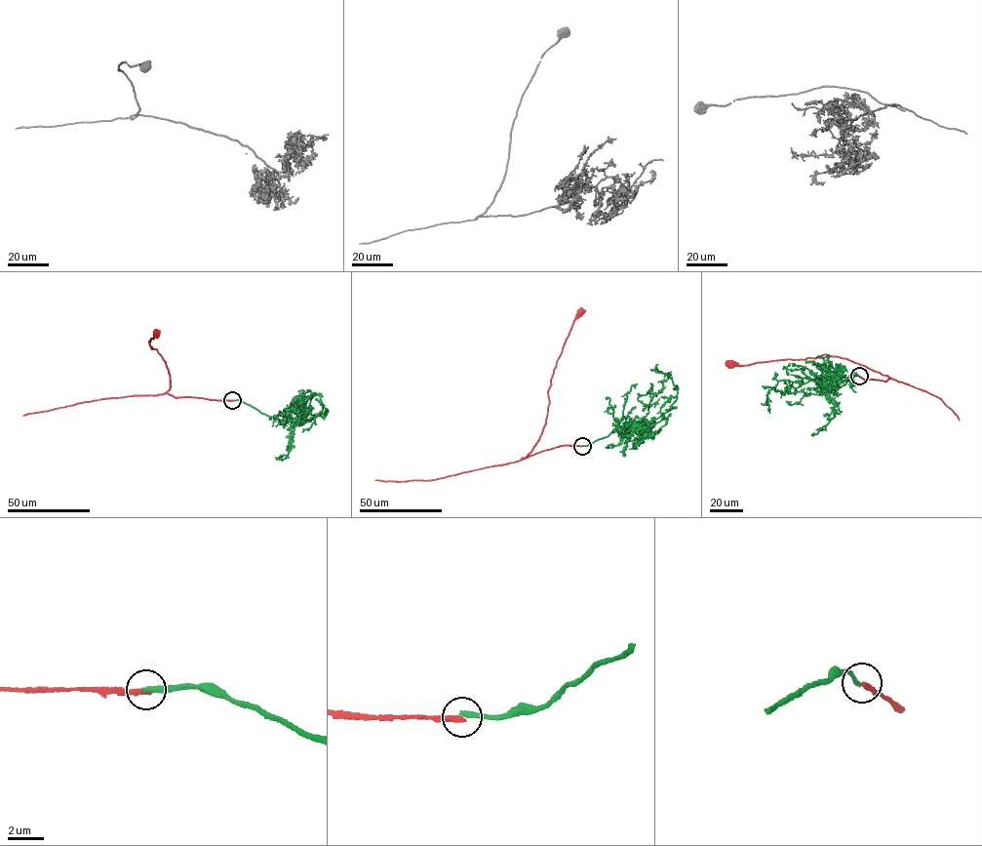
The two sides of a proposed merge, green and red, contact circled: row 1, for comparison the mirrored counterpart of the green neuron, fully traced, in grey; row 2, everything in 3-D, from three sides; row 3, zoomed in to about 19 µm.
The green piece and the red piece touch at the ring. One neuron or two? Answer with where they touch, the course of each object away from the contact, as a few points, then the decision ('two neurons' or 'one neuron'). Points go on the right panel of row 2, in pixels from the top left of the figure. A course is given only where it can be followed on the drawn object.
at (859, 376); green runs (859, 376), (821, 392), (827, 388), (818, 382), (778, 381), (767, 393), (769, 413); red runs (859, 376), (865, 380), (886, 381), (889, 378), (845, 358), (825, 354), (748, 365), (730, 363); two neurons

